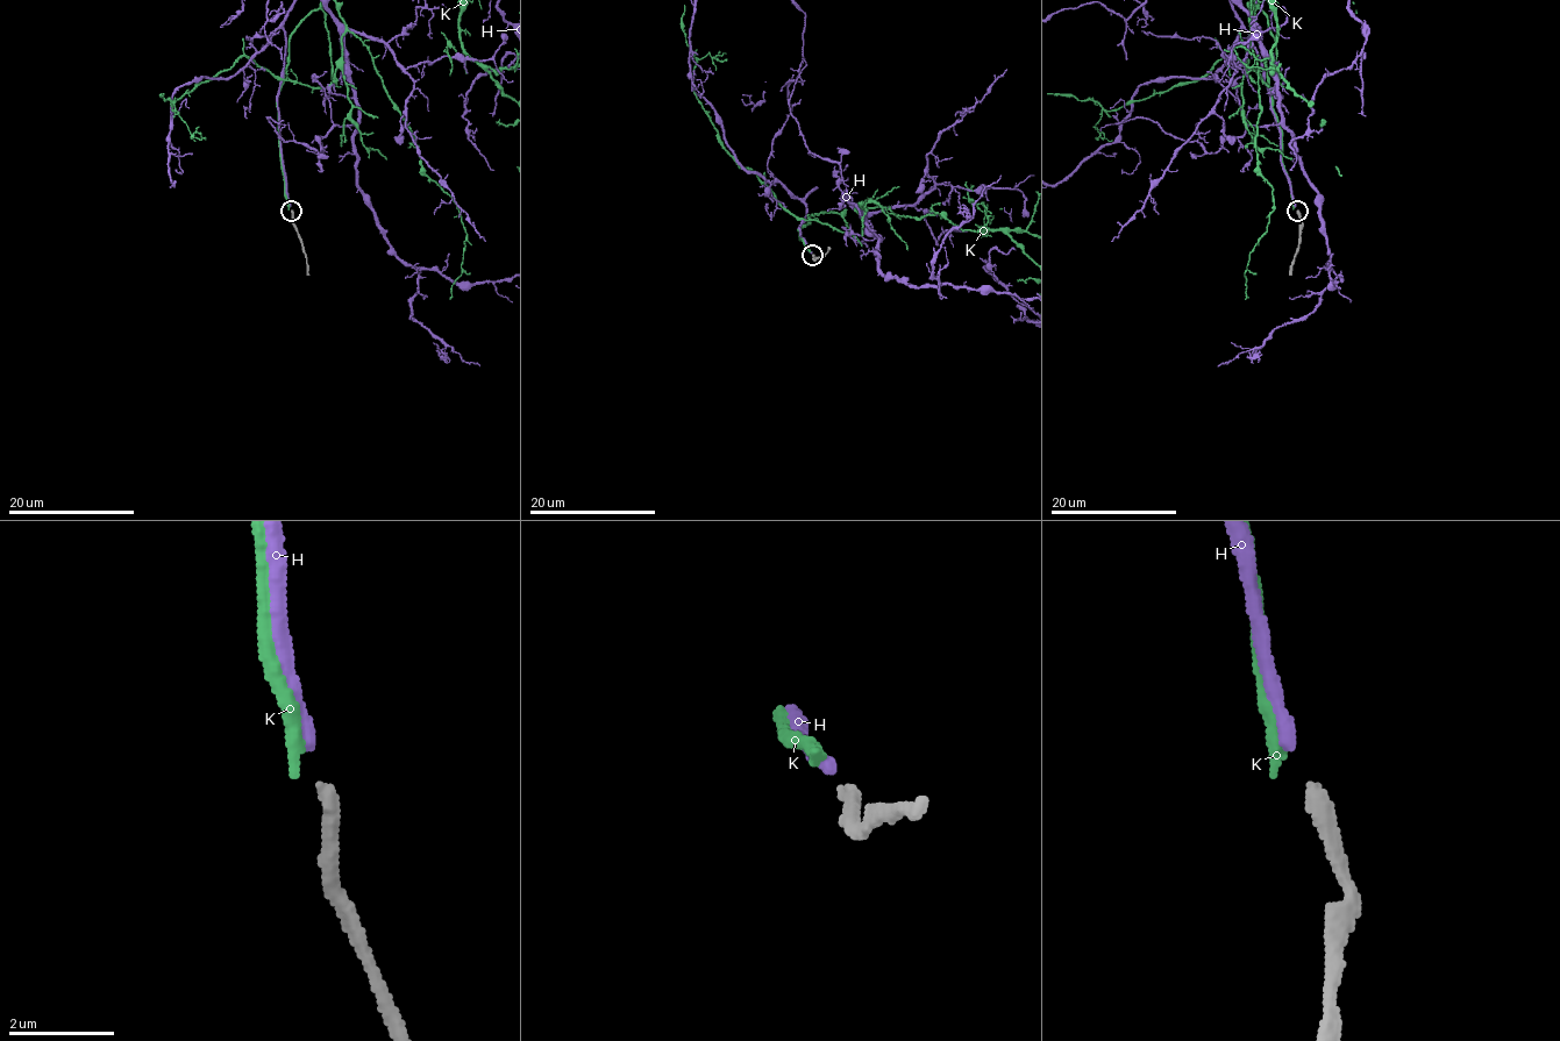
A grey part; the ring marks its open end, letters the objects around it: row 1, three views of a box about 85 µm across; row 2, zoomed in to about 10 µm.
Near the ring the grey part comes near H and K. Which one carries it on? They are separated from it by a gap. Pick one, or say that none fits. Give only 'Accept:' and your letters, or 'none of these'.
Accept: H

